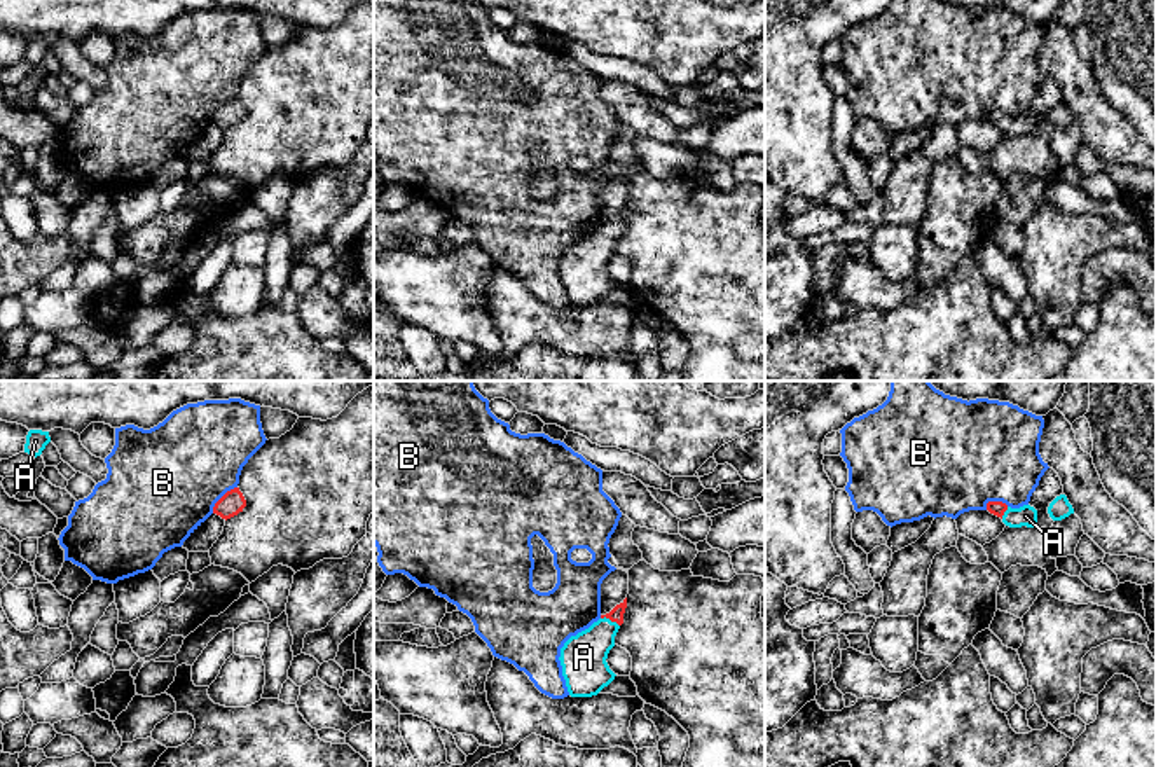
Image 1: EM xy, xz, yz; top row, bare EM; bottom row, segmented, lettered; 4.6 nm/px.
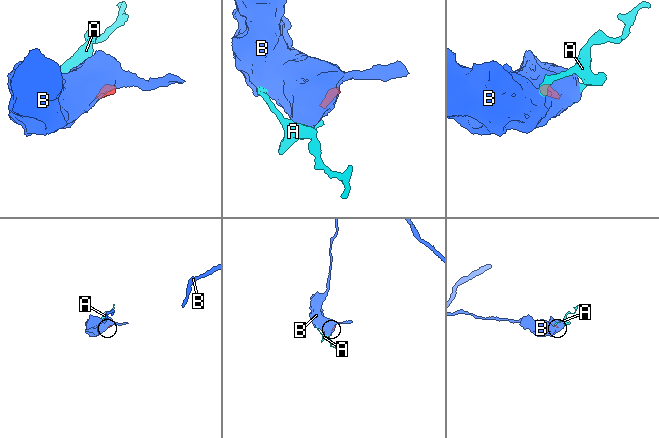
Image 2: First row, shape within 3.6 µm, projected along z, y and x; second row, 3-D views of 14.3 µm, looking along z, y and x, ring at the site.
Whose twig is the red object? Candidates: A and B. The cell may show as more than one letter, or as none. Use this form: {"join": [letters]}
{"join": ["A"]}

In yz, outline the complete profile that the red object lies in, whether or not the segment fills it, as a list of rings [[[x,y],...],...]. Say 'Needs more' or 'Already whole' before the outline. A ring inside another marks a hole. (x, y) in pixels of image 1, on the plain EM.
Needs more. [[[988,110],[987,119],[1002,128],[1009,136],[1037,136],[1037,119],[1030,114],[1011,117],[1002,110]]]

